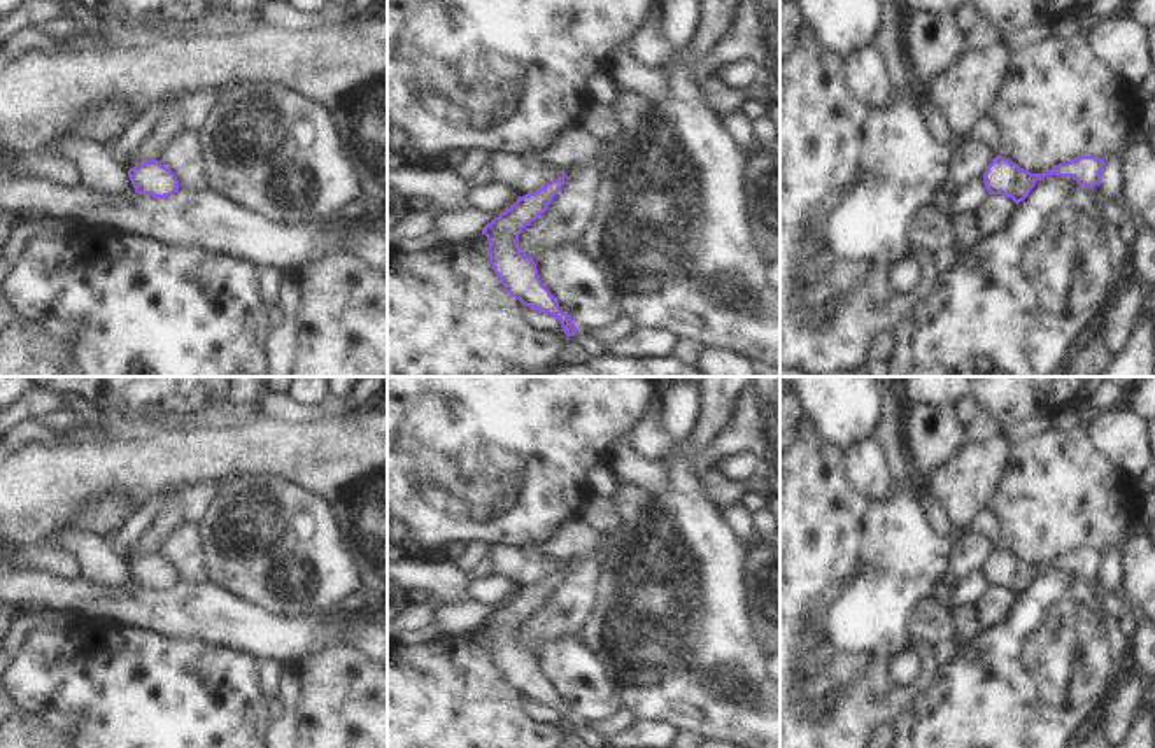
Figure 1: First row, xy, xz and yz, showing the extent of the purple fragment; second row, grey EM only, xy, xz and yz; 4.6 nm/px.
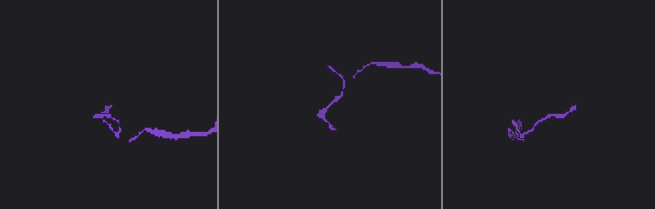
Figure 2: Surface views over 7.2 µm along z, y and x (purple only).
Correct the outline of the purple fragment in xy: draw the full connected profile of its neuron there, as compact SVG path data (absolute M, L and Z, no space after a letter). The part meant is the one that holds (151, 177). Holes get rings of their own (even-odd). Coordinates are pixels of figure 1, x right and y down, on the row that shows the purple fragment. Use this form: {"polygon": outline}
{"polygon": "M149 159L130 168L128 175L138 194L167 198L179 191L179 180L175 173L158 159Z"}

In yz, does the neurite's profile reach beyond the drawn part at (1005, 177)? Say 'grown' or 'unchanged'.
unchanged

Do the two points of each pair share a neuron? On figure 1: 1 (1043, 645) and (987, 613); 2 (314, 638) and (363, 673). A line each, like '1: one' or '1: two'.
1: two
2: two

